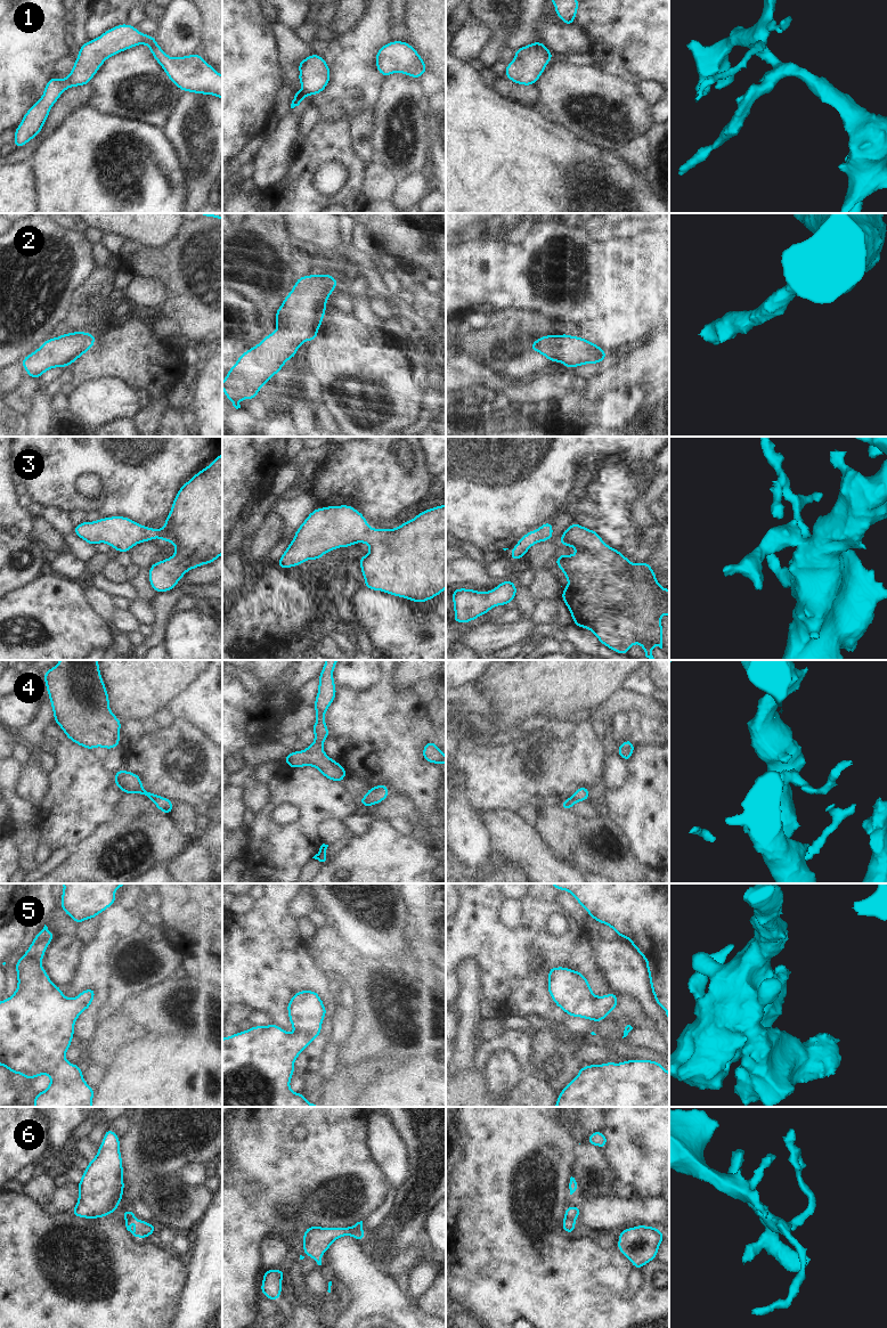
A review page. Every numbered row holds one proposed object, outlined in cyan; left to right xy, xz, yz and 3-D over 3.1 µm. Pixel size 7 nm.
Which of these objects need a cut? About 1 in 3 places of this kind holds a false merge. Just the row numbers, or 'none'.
6.

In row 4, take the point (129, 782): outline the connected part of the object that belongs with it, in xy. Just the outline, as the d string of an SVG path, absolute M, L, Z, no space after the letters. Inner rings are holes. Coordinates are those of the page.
M120 769L114 773L114 784L121 789L124 795L139 793L149 798L162 813L171 815L173 802L165 797L160 797L156 793L146 791L141 784L141 777L138 774Z

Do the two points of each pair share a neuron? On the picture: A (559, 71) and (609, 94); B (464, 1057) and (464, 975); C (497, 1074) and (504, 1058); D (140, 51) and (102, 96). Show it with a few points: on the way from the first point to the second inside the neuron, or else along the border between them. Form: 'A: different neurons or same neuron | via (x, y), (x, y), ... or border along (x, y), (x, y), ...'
A: same neuron | via (571, 83), (579, 91), (596, 91)
B: same neuron | via (468, 1036), (468, 995)
C: same neuron | via (499, 1070), (504, 1061)
D: same neuron | via (135, 63), (113, 84)

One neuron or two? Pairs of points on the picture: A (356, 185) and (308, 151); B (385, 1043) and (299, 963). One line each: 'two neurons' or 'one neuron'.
A: one neuron
B: two neurons

